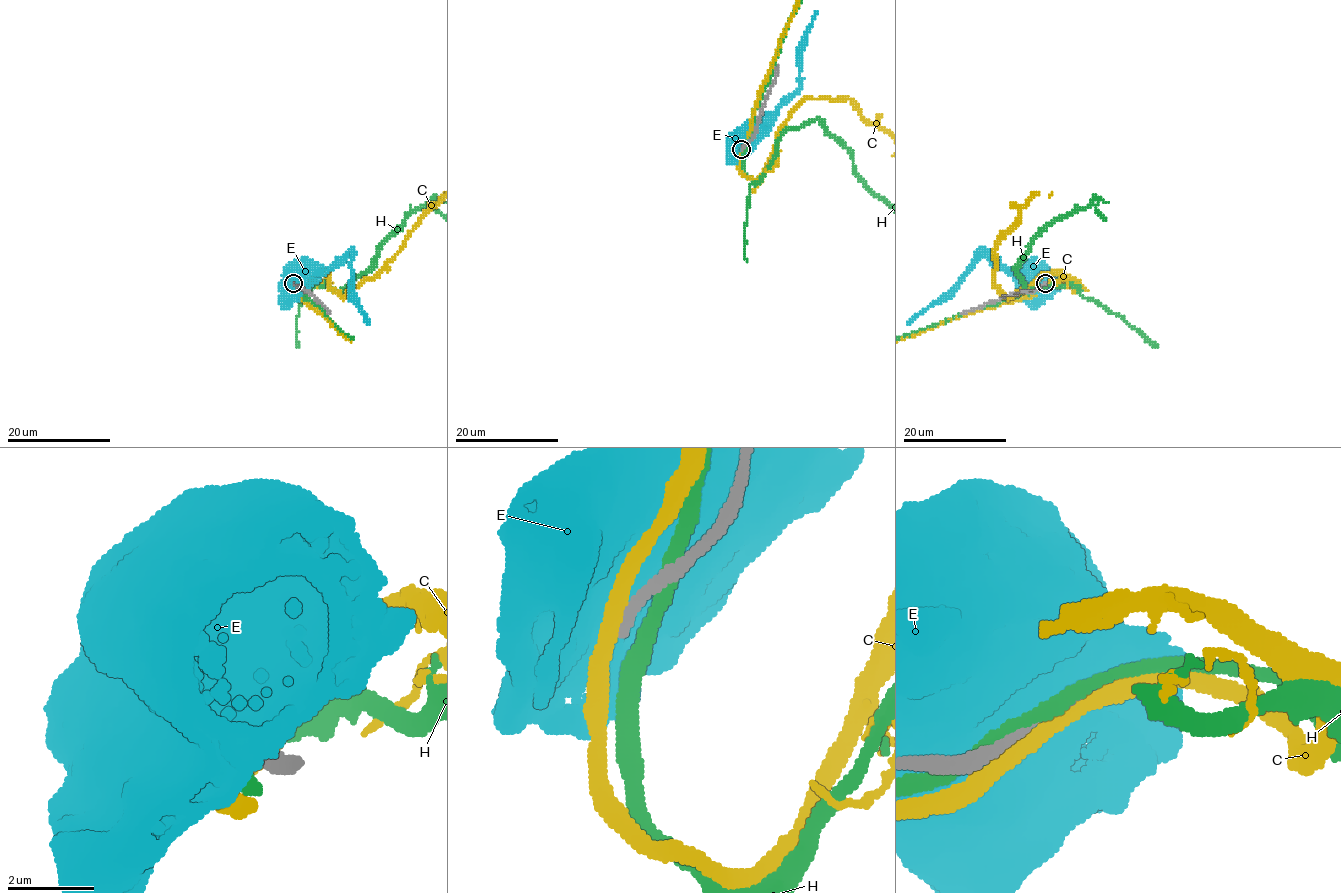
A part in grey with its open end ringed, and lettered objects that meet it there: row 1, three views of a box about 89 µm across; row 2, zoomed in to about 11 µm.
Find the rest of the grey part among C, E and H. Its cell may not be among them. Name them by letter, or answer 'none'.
none

